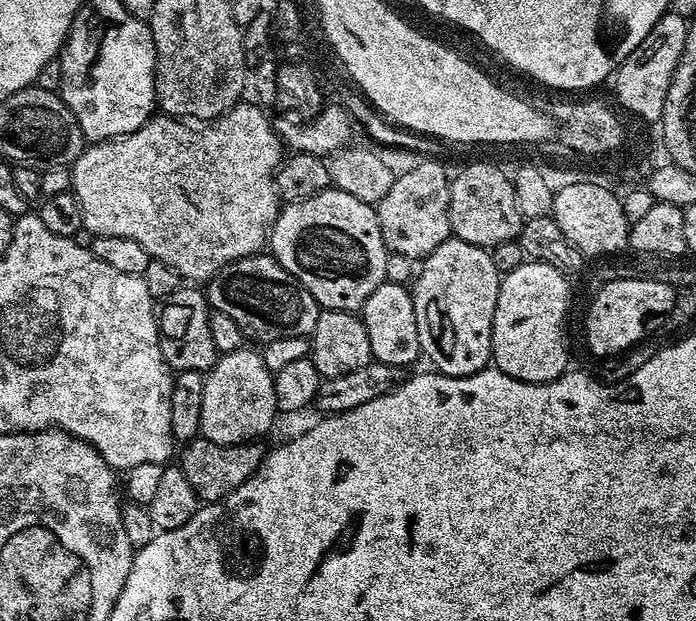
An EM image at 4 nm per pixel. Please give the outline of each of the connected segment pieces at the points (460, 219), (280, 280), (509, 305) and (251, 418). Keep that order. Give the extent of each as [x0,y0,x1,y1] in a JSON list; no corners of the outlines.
[[452,164,526,250],[206,254,322,341],[492,262,569,384],[200,346,278,444]]

